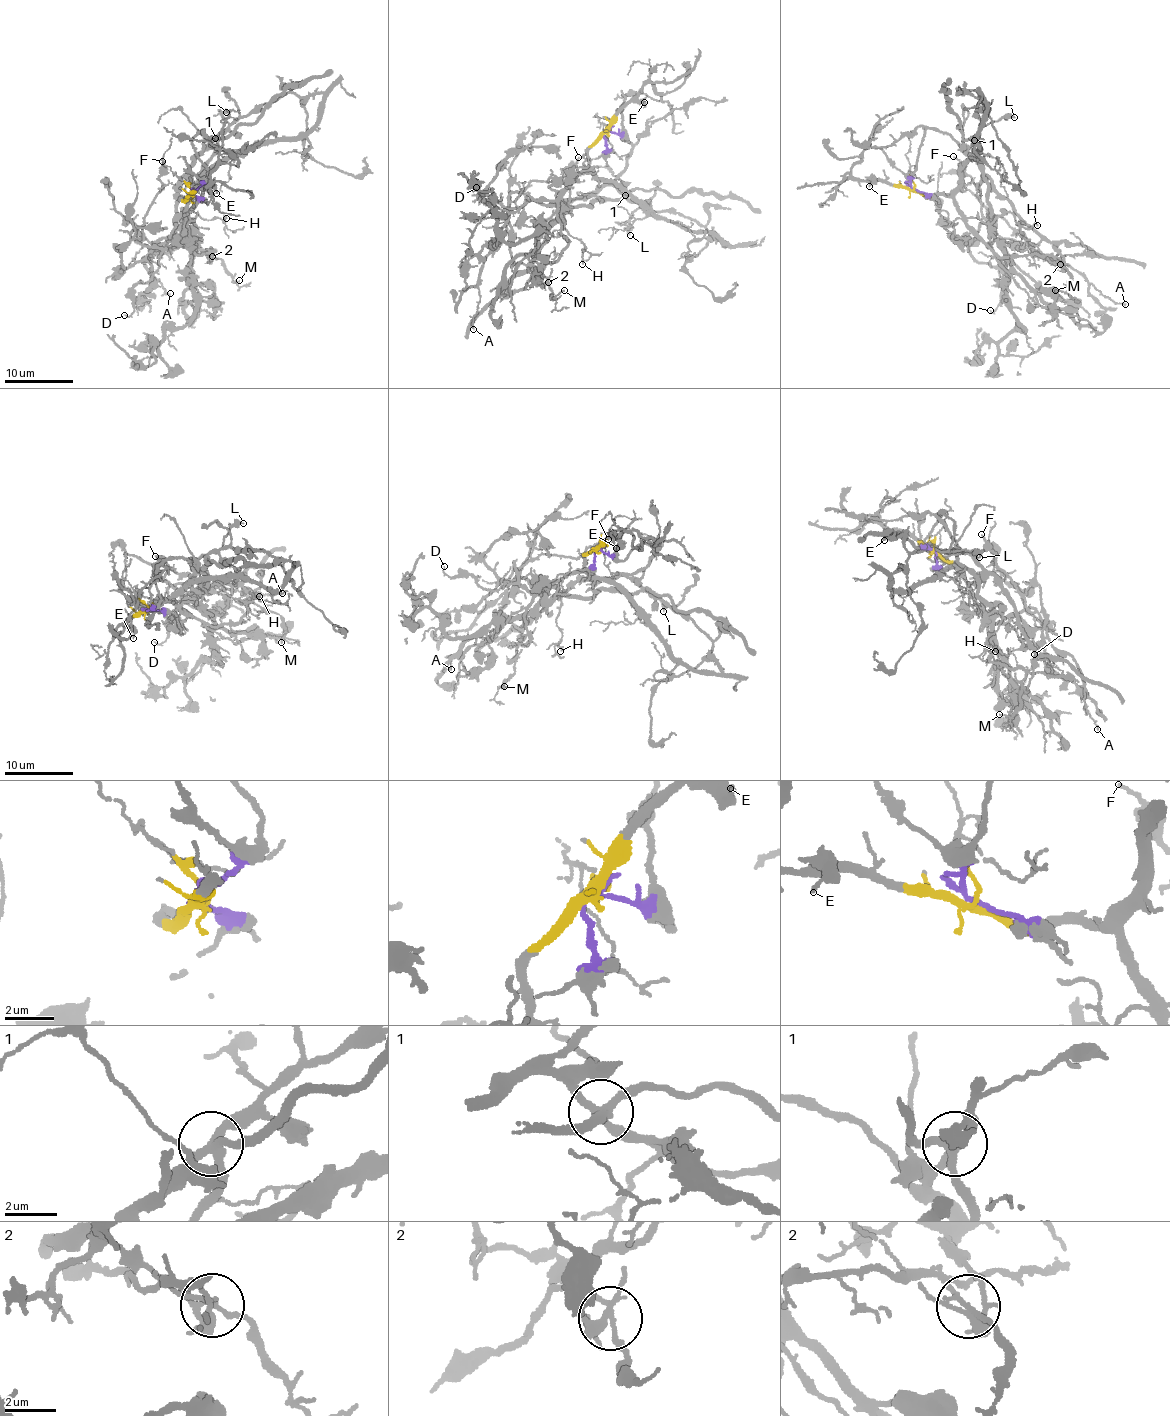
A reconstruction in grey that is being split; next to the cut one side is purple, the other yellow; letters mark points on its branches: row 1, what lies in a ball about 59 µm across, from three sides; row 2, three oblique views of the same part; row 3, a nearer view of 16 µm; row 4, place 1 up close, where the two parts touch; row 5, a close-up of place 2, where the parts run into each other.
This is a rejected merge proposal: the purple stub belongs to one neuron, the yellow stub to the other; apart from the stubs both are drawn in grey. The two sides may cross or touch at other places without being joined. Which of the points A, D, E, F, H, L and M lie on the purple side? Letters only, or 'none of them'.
L

